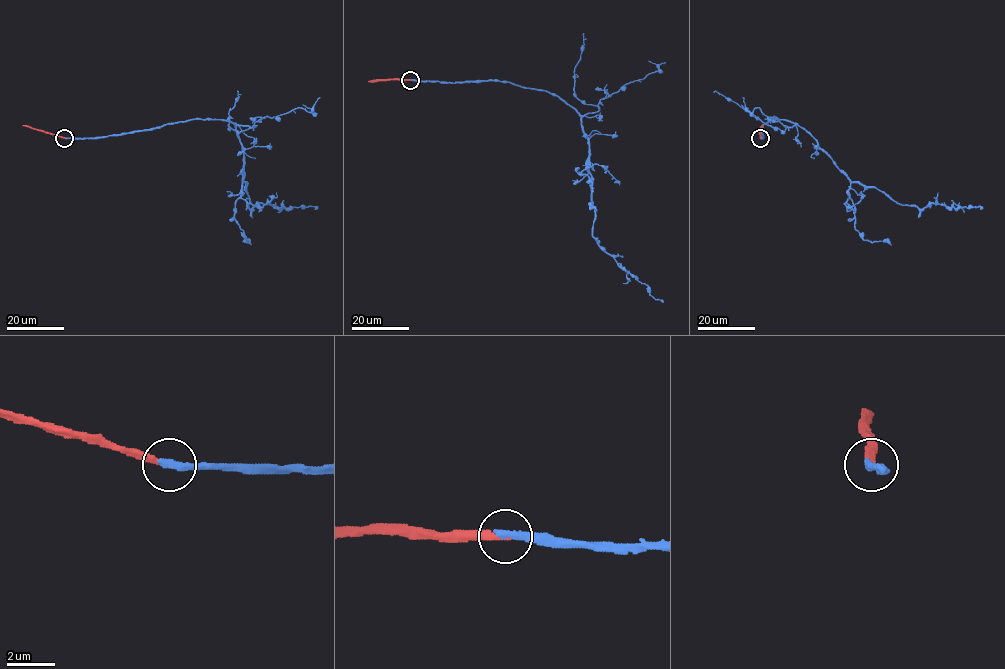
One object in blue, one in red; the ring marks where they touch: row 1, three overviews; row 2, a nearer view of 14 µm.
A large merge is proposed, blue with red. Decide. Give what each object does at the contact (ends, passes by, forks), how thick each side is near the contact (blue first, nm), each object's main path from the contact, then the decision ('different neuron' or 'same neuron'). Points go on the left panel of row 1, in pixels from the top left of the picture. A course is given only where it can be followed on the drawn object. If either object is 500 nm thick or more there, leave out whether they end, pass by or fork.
blue ends; red ends; calibres 360 and 240 nm; course blue (65, 138), (224, 119), (235, 125), (242, 147), (250, 209), (261, 203), (318, 208); course red (65, 138), (22, 125); same neuron

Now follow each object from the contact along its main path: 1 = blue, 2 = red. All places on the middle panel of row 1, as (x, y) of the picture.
1: (410, 79), (508, 82), (546, 90), (569, 104), (581, 117), (588, 139), (593, 236), (663, 301)
2: (410, 79), (368, 82)

